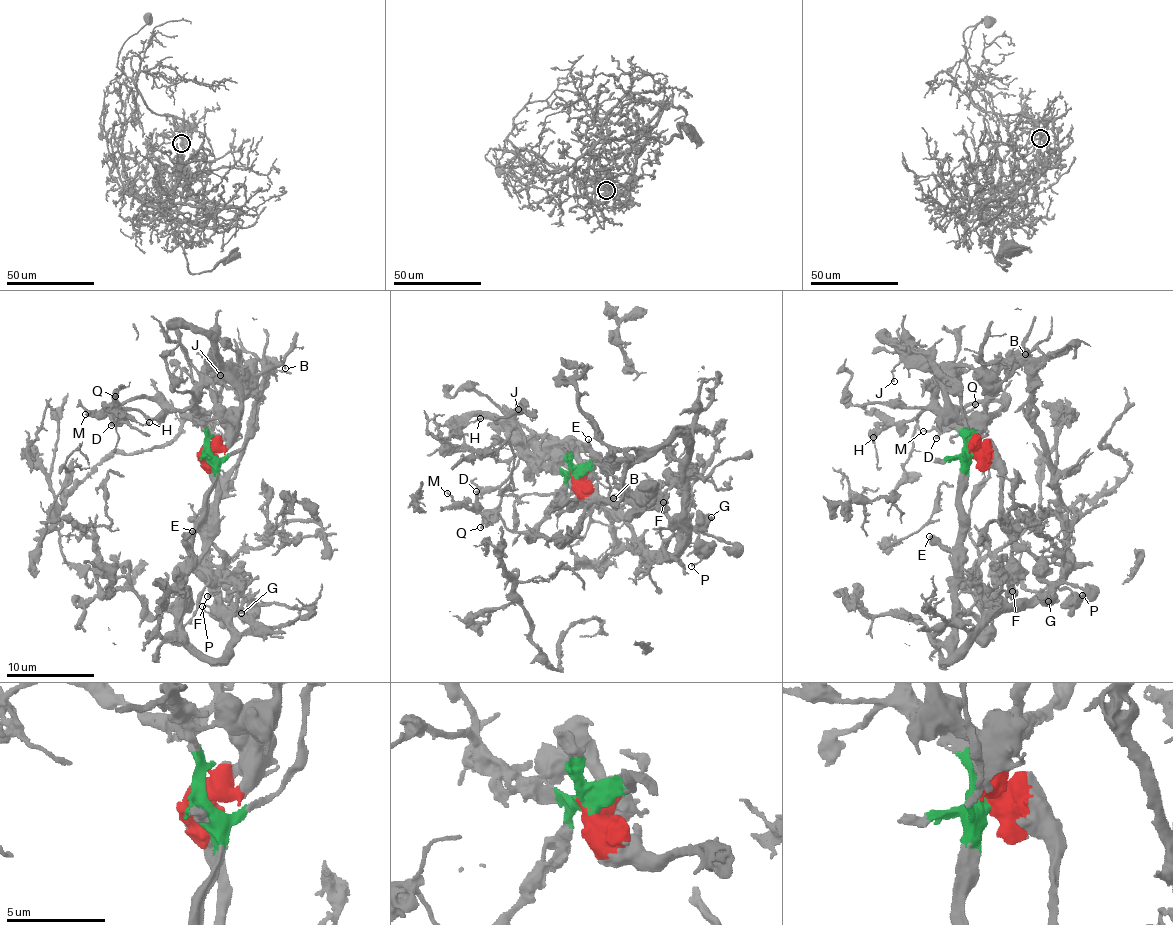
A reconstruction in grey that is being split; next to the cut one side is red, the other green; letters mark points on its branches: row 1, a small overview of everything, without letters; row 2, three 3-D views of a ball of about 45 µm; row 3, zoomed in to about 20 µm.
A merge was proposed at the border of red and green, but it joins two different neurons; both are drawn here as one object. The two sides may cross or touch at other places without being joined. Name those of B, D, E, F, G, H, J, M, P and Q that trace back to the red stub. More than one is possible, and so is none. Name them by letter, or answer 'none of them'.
F, G, J, P

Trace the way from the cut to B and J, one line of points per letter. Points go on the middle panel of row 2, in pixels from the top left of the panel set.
B: (573, 476), (642, 458), (680, 434), (686, 535), (672, 554), (641, 559), (622, 517), (603, 511), (614, 497)
J: (573, 476), (576, 479), (581, 474), (568, 448), (530, 441), (506, 416), (518, 408)

